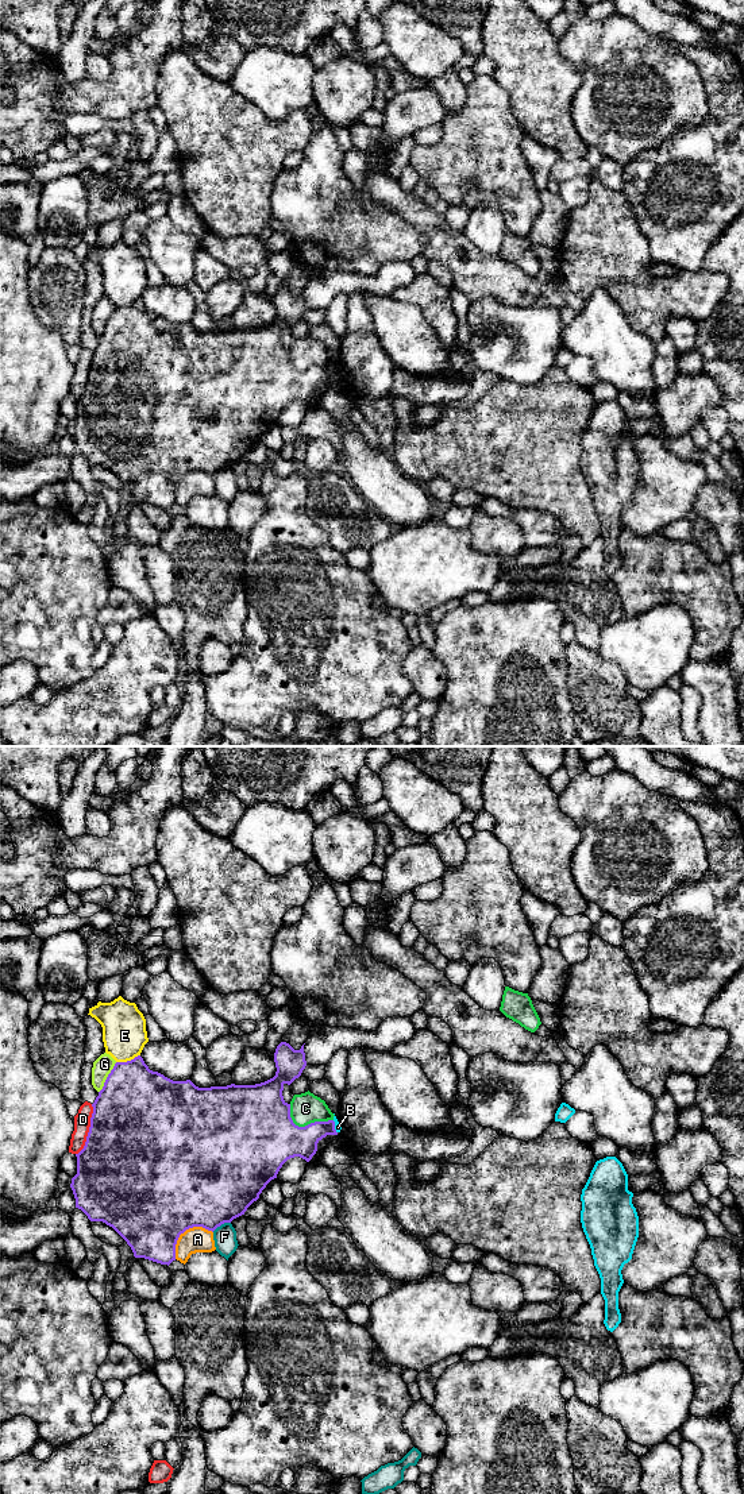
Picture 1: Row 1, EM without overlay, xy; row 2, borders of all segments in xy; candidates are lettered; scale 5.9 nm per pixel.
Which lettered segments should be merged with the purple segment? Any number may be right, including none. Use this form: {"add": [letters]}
{"add": []}

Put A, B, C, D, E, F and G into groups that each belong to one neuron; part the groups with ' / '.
A / B / C / D / E / F / G

